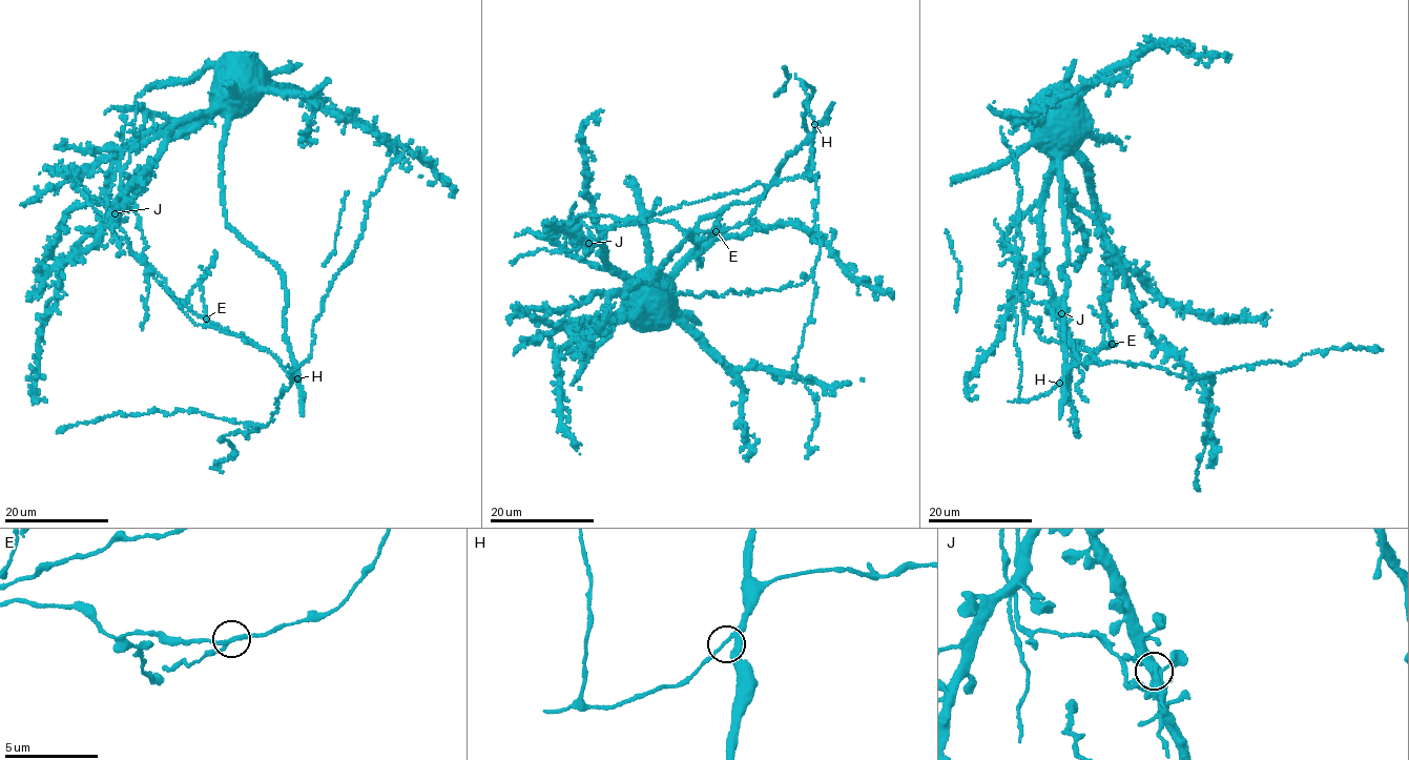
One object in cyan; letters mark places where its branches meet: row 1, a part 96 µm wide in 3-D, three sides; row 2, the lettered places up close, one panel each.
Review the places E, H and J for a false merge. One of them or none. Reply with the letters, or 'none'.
E

